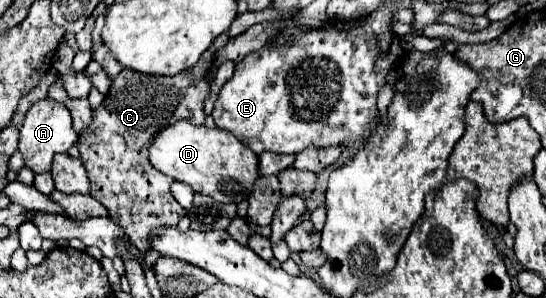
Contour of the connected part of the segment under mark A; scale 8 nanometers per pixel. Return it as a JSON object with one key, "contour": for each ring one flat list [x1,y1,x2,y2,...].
{"contour":[[39,100,35,102,23,122,21,136,19,136,19,152,23,154,23,160,27,168,31,168,35,174,49,172,51,160,57,152,67,152,77,142,77,132,71,122,71,114,65,108,65,104,53,102,53,100]]}

